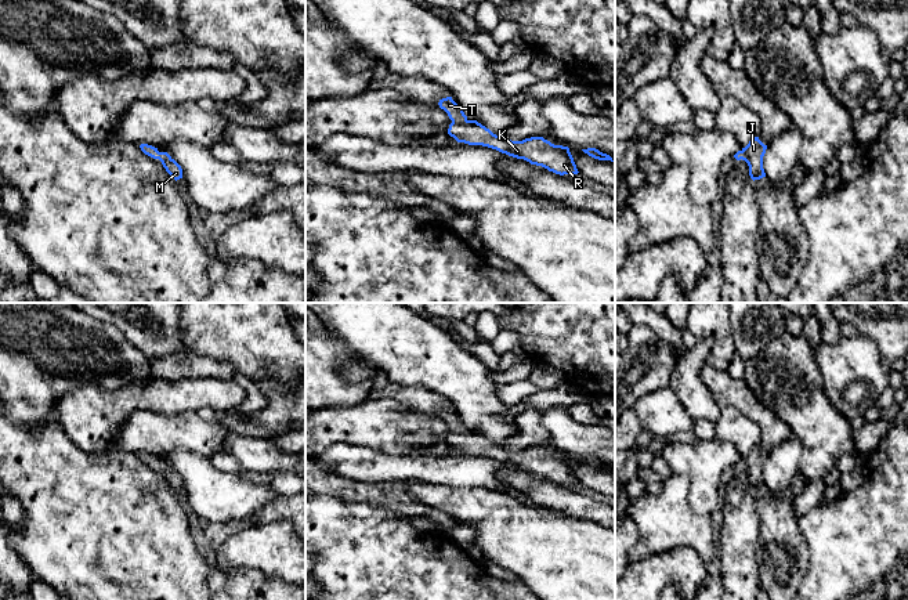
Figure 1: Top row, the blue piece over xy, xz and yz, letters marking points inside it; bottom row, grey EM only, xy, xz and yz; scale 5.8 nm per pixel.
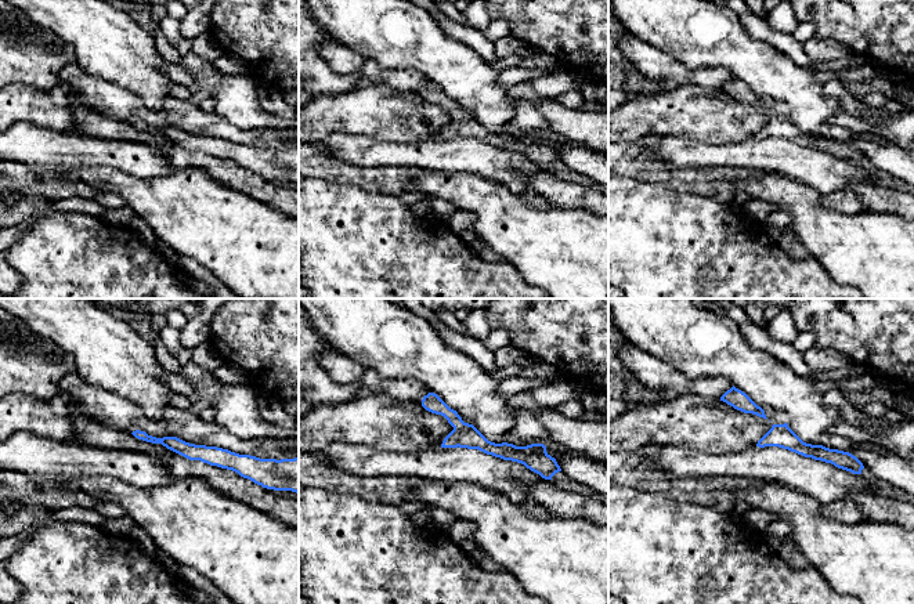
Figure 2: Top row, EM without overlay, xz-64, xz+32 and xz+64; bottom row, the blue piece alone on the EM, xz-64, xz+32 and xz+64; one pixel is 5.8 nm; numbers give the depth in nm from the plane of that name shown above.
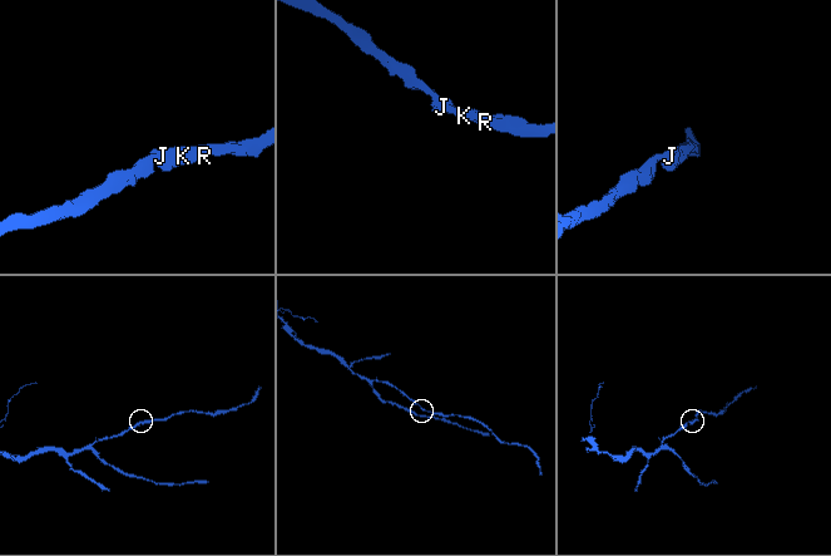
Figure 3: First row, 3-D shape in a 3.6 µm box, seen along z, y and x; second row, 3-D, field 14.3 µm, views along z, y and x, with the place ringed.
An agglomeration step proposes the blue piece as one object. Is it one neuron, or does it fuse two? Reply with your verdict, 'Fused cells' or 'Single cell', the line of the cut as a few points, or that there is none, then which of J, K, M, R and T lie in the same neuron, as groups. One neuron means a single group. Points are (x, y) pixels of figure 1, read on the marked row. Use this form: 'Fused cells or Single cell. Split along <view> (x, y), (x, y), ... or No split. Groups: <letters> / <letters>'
Single cell. No split. Groups: J K M R T

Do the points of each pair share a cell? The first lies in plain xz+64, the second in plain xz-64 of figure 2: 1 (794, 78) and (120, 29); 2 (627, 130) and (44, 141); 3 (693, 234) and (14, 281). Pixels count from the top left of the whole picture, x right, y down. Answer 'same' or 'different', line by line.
1: same
2: different
3: different

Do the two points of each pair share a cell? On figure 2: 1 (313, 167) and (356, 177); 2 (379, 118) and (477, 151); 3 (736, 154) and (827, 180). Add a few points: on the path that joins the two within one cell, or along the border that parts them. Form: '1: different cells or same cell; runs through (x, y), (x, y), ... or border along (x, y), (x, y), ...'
1: same cell; runs through (324, 167), (344, 174)
2: different cells; border along (440, 136), (432, 140), (405, 143)
3: same cell; runs through (758, 156), (784, 156), (805, 165)

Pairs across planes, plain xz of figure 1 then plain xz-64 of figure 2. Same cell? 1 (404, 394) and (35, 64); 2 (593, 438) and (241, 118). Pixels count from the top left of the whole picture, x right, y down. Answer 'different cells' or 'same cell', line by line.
1: different cells
2: same cell

